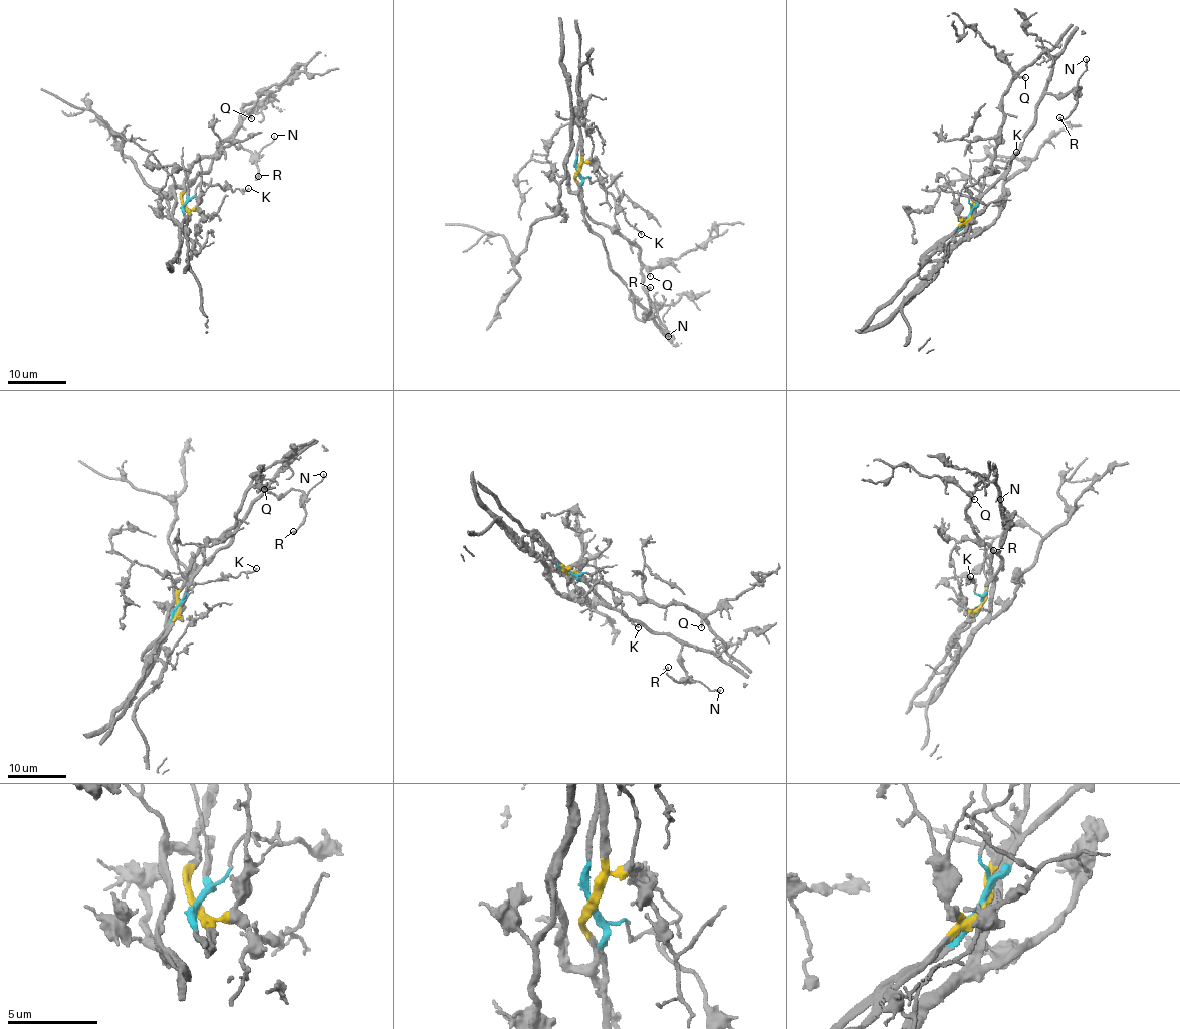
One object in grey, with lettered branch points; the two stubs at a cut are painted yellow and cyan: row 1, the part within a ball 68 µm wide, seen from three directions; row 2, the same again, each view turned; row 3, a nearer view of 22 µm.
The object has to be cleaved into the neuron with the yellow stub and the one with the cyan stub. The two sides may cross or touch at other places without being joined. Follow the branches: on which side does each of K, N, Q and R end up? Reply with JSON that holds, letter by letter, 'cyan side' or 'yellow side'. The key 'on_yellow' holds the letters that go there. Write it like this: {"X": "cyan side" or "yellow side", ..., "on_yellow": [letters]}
{"K": "cyan side", "N": "cyan side", "Q": "yellow side", "R": "cyan side", "on_yellow": ["Q"]}

